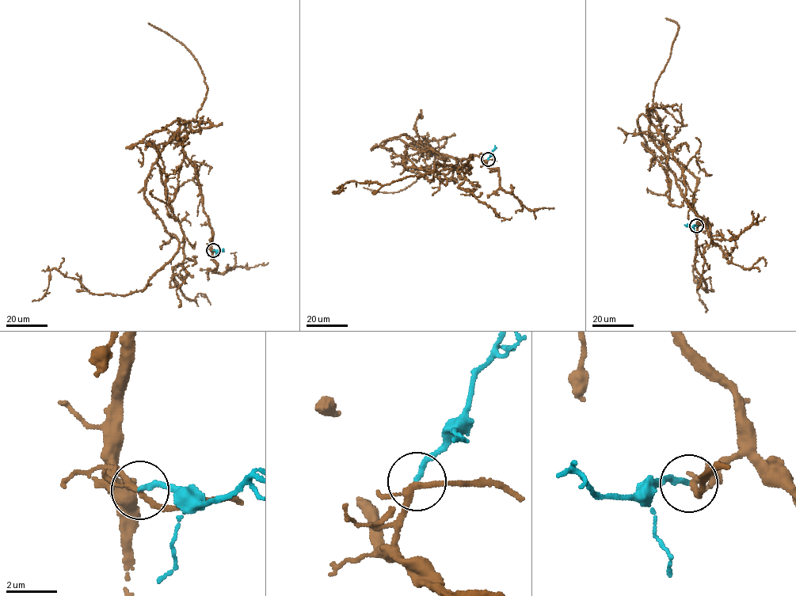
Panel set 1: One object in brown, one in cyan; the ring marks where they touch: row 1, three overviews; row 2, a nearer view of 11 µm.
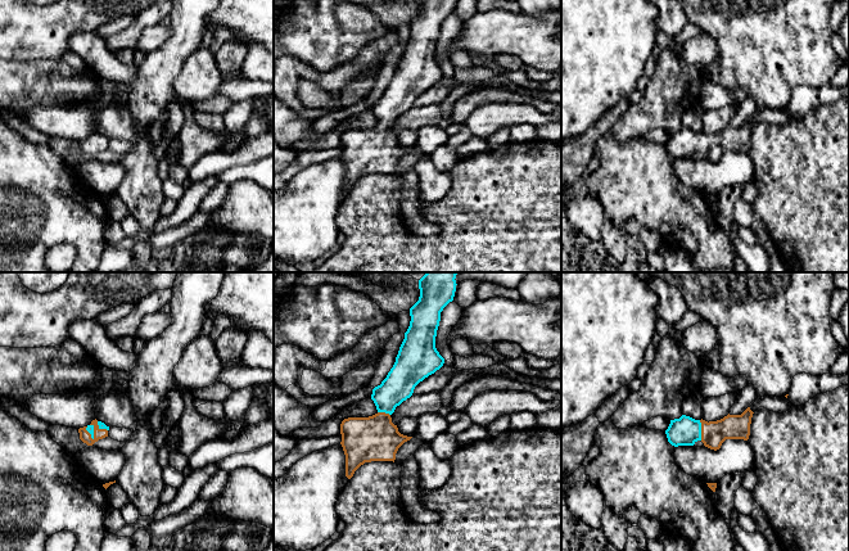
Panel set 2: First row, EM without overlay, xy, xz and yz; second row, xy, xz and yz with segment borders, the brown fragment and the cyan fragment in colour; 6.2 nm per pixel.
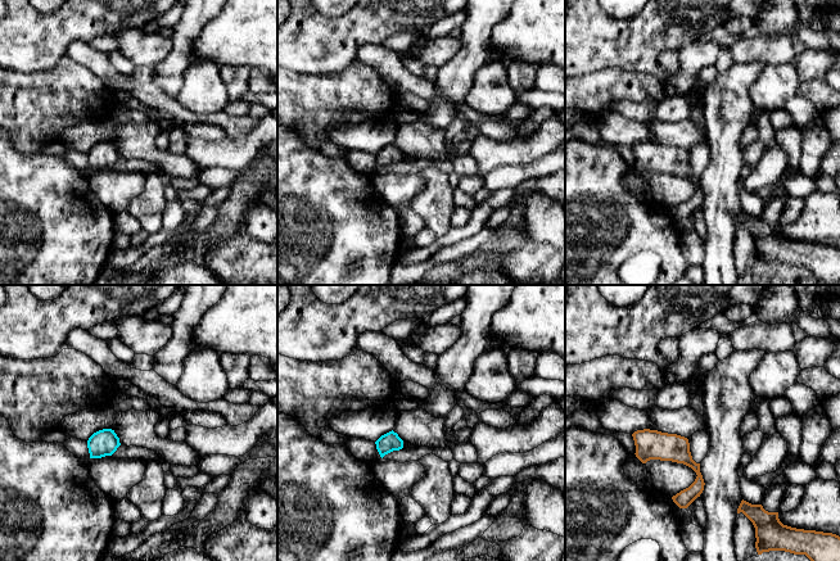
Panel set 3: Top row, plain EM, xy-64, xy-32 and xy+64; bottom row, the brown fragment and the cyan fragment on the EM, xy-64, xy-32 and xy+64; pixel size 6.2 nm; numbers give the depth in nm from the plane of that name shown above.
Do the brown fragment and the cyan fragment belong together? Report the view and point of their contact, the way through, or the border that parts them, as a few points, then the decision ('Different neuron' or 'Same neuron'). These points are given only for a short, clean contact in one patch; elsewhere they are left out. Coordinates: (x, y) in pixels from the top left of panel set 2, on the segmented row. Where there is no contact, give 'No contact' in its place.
Touches brown at yz (701, 430). Path across: yz (732, 427), (719, 430), (701, 430), (685, 430). Same neuron

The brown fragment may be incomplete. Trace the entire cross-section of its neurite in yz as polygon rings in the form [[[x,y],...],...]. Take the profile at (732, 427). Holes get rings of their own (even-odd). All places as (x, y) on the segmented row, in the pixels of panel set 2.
[[[748,407],[741,415],[728,414],[721,420],[709,423],[682,415],[670,420],[665,434],[674,447],[694,446],[701,441],[705,447],[717,451],[726,439],[749,439],[753,414]]]

